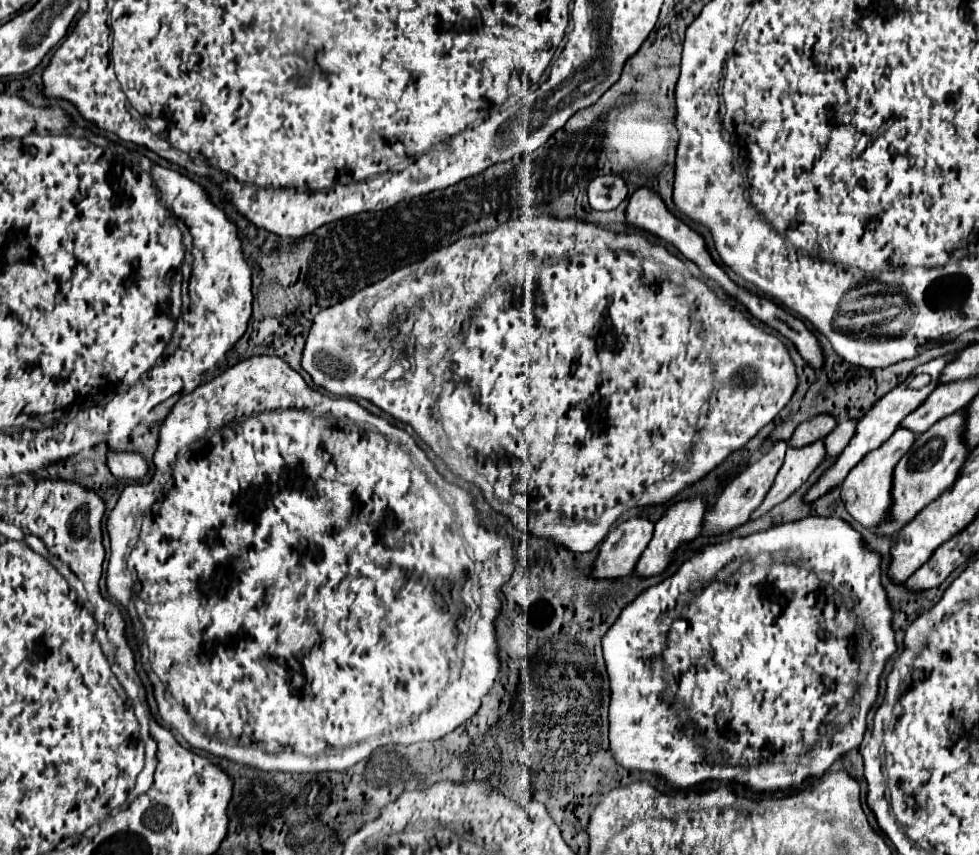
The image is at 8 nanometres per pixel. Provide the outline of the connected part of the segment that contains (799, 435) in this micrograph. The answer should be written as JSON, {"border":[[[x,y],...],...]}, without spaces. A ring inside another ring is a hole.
{"border":[[[820,413],[808,421],[802,421],[792,439],[790,439],[790,445],[808,445],[816,439],[824,439],[828,433],[832,433],[832,429],[836,427],[836,417],[830,415],[830,413]]]}

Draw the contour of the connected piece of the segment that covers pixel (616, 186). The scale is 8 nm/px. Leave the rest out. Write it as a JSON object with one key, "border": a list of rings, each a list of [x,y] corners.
{"border":[[[600,175],[588,187],[590,205],[598,211],[616,209],[628,195],[628,189],[618,175]]]}

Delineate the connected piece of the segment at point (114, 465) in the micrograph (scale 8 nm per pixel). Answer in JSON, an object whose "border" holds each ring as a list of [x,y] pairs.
{"border":[[[108,453],[106,465],[116,479],[142,479],[148,471],[144,457],[138,453]]]}

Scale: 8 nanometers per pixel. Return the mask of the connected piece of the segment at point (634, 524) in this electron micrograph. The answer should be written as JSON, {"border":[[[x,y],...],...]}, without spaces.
{"border":[[[648,509],[638,517],[616,525],[600,545],[596,569],[600,569],[604,577],[624,577],[624,573],[630,573],[636,567],[638,557],[652,539],[652,533],[654,523],[648,517]]]}

